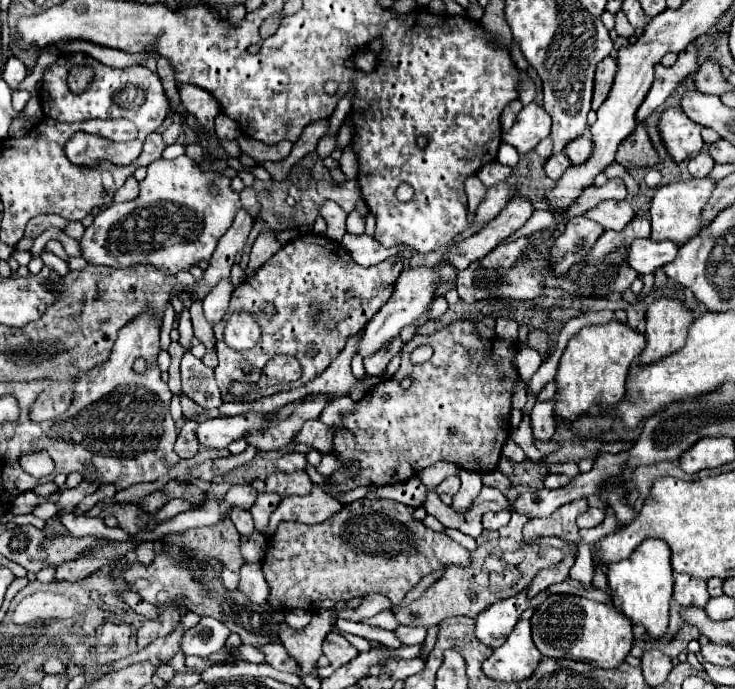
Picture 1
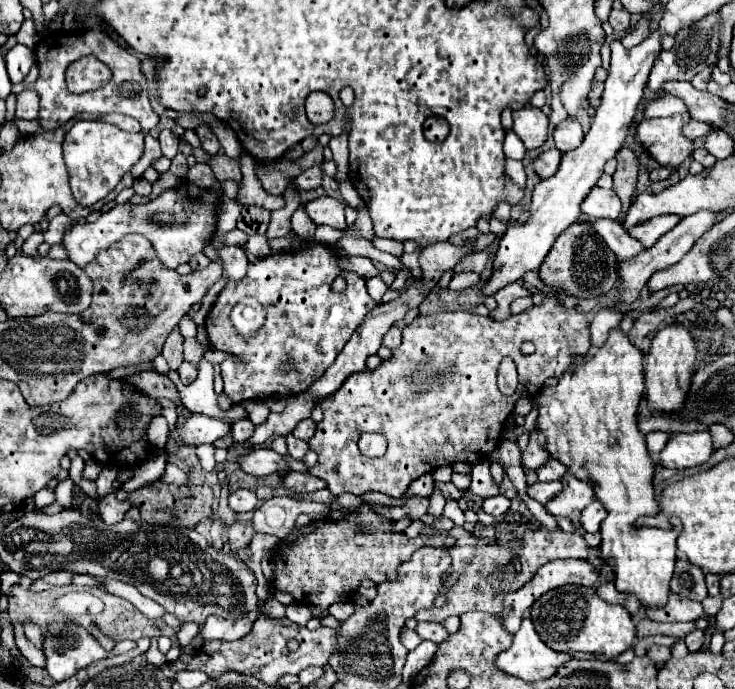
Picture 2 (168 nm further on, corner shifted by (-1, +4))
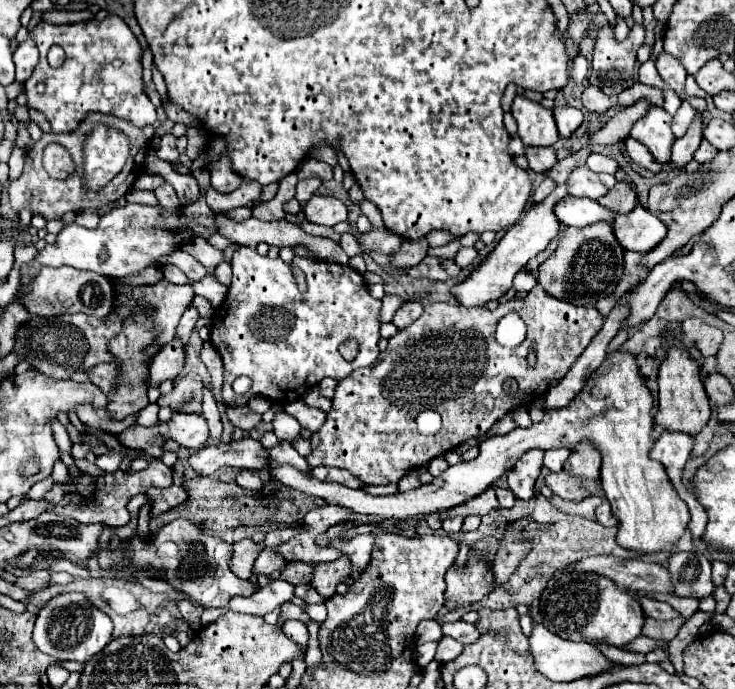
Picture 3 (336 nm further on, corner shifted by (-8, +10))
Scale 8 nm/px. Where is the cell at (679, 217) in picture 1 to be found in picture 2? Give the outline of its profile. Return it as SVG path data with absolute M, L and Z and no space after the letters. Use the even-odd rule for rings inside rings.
M662 215L662 217L654 217L648 219L636 227L632 227L628 233L636 239L640 239L644 243L644 247L652 247L664 233L668 233L682 217L678 215Z

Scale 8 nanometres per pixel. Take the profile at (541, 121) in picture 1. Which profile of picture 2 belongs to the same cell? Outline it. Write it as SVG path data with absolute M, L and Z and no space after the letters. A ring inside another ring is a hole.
M524 107L514 111L514 133L522 139L526 149L536 149L546 141L548 115L538 107Z

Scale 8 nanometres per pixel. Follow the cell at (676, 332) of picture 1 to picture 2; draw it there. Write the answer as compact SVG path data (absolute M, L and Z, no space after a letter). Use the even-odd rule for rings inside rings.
M672 323L654 335L652 347L644 363L644 387L650 409L656 409L660 413L672 413L680 409L688 393L694 363L696 363L696 341L684 325Z

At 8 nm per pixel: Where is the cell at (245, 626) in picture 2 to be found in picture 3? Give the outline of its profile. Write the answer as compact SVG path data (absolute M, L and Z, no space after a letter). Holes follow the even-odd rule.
M273 581L259 593L253 593L251 597L233 597L229 601L229 609L237 613L263 617L265 613L281 607L291 599L293 599L293 585L287 581Z

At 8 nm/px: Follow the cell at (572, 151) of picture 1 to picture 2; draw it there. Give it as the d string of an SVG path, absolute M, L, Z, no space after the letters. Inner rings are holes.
M566 119L562 121L556 131L554 131L554 141L556 141L556 147L562 151L562 153L568 153L568 151L574 151L576 147L580 147L584 139L584 131L580 127L580 123L576 119Z

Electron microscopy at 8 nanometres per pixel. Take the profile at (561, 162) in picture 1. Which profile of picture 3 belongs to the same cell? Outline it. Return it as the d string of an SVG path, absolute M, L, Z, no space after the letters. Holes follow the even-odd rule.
M527 147L525 157L529 161L529 169L537 173L545 173L557 161L553 147Z

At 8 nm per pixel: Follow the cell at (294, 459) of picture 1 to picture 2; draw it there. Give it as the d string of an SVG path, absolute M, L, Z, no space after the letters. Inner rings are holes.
M252 449L244 457L240 457L238 463L246 473L256 475L256 477L290 471L290 465L286 463L284 455L278 455L272 449Z

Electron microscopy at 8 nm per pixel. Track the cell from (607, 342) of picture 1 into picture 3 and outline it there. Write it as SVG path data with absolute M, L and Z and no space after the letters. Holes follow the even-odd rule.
M615 351L611 355L607 355L607 359L603 361L603 365L587 379L583 391L563 409L553 409L553 411L545 411L545 417L541 423L535 423L527 429L513 429L507 435L499 435L499 437L491 437L487 441L483 441L479 445L479 457L475 461L469 463L457 463L453 467L449 467L447 471L443 471L439 477L433 479L433 483L429 485L421 485L413 491L405 491L405 493L395 493L395 495L369 495L363 489L349 489L345 485L333 483L333 481L319 481L315 479L311 473L301 473L297 467L293 465L281 465L277 461L271 461L271 465L267 465L269 473L283 483L285 487L293 487L295 491L307 493L307 495L315 495L325 499L331 505L339 505L339 507L347 507L355 513L365 513L365 515L373 515L377 519L411 519L415 515L429 515L435 511L443 511L443 509L451 509L457 507L477 495L481 495L487 487L491 487L505 471L513 469L515 461L527 453L529 449L555 449L555 447L567 447L567 449L575 449L577 443L581 443L583 439L589 439L595 443L595 447L599 449L599 453L603 455L603 463L601 463L601 487L605 491L605 497L611 503L611 509L615 513L615 517L619 519L619 533L617 533L617 543L625 549L633 549L633 551L641 551L647 555L655 555L655 553L671 553L673 545L679 541L679 537L685 533L687 523L689 523L689 509L685 505L685 501L677 495L677 491L673 489L663 465L659 461L649 459L649 451L653 447L653 439L649 435L649 431L653 429L653 419L651 419L651 407L653 407L653 399L651 393L645 387L645 379L639 375L639 367L637 367L637 359L631 353L621 353Z

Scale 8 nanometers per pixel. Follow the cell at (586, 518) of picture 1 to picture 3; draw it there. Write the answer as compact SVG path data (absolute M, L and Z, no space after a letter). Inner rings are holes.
M603 499L603 503L597 507L595 517L597 517L597 521L599 521L601 525L605 525L605 527L613 527L613 525L619 523L619 521L615 519L615 515L611 513L611 505L609 505L607 499Z

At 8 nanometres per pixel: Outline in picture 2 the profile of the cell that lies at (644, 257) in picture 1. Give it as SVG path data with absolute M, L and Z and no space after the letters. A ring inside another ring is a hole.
M582 213L578 221L584 221L584 219L596 229L596 233L600 233L600 237L602 237L602 239L606 241L606 245L614 251L614 255L616 255L618 261L634 259L636 255L640 255L640 253L646 251L644 245L642 245L638 239L630 237L630 235L622 229L622 223L620 223L620 221L612 221L612 219L592 219L592 217L588 217L588 215Z

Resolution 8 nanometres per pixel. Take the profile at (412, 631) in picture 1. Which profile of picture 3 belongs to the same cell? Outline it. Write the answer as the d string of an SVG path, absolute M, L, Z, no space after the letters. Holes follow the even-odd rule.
M455 621L455 623L443 623L443 635L449 635L453 639L457 639L459 643L467 645L471 641L479 639L479 631L475 629L475 625L469 625L465 621Z

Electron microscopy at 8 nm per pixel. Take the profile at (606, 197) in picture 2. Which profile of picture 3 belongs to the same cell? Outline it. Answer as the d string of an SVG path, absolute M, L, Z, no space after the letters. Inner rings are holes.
M577 165L571 171L567 179L567 189L571 189L569 195L589 197L589 199L599 199L607 193L607 187L599 181L597 173L593 173L587 165Z

